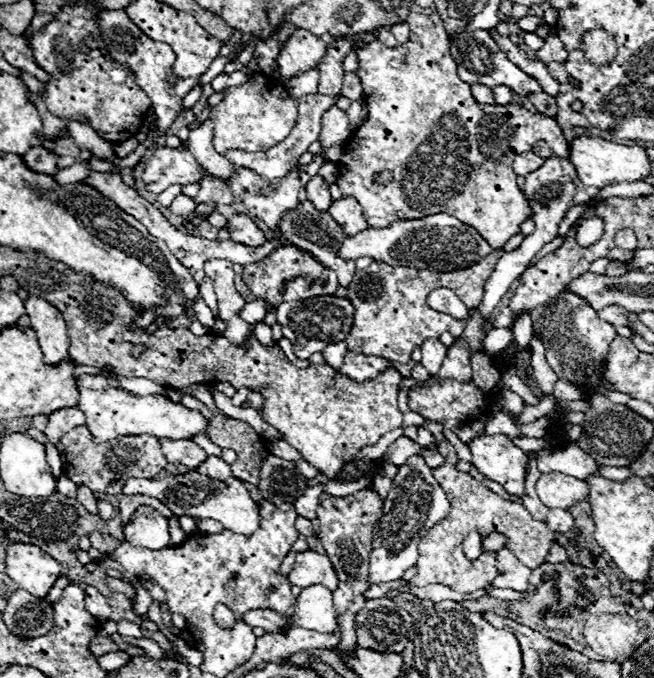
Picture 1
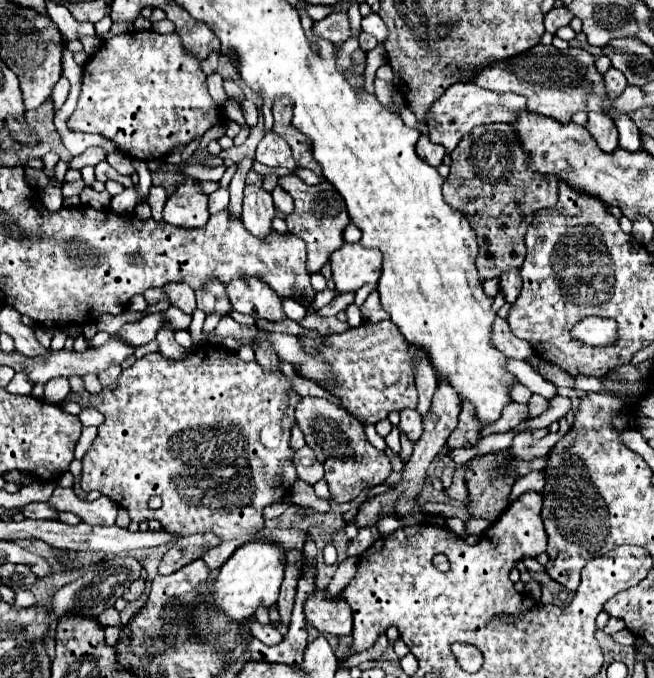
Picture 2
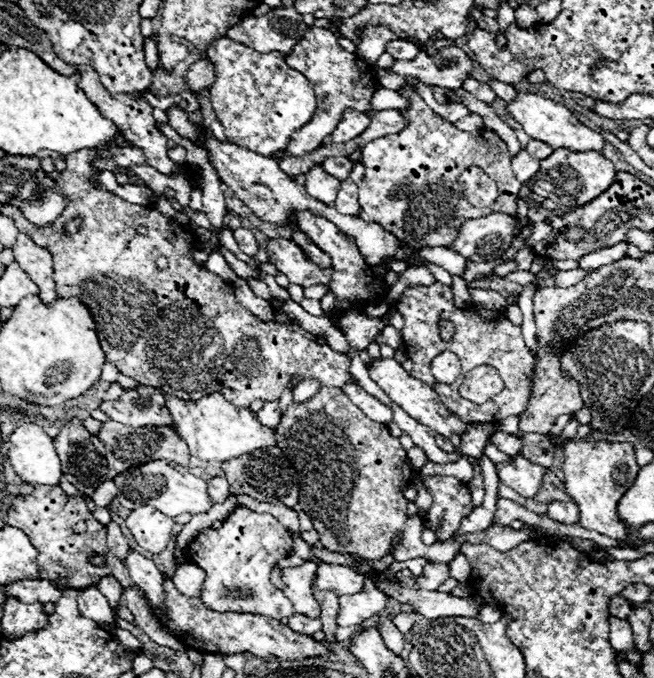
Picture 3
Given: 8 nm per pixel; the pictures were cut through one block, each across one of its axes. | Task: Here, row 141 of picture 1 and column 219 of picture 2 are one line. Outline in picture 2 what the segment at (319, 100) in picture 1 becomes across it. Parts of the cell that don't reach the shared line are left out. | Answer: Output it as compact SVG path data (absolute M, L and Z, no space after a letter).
M210 282L208 286L196 290L196 300L198 300L198 308L204 310L206 314L226 316L232 312L228 292L224 286L220 286L220 282Z

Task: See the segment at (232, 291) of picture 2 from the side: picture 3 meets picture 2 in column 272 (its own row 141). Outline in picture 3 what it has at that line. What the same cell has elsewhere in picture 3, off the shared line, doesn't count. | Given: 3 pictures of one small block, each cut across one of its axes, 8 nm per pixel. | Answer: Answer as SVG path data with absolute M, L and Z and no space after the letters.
M308 28L308 32L304 34L302 40L298 40L294 50L290 54L286 54L286 64L292 70L298 70L300 74L304 74L308 78L308 82L312 84L312 88L316 92L316 100L318 100L318 110L316 110L314 118L306 126L302 126L302 130L298 130L298 134L294 134L294 142L290 142L290 146L286 146L288 156L302 156L302 154L312 152L314 148L322 146L322 140L332 134L332 130L340 122L344 110L372 112L372 104L370 104L372 94L380 88L376 74L374 74L374 66L368 64L366 60L358 58L356 54L342 50L340 44L336 42L334 32L330 32L328 28Z

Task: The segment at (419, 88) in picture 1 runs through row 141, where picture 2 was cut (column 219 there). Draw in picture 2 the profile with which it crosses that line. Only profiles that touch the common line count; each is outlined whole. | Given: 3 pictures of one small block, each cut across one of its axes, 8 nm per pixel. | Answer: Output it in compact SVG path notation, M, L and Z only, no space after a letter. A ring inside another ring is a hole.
M222 346L196 348L196 352L192 352L186 360L180 360L180 362L168 362L160 354L148 354L148 356L140 358L140 360L136 360L134 366L130 366L128 370L122 370L118 386L112 388L112 390L104 388L98 398L92 396L92 394L86 394L84 398L78 398L78 396L70 394L68 398L76 400L80 406L84 406L84 404L86 406L94 406L106 416L104 424L98 428L98 436L96 436L92 448L84 454L84 468L82 468L82 478L80 478L82 490L84 492L98 490L100 494L108 496L110 500L114 500L116 504L126 508L130 512L132 522L136 522L136 524L154 518L170 534L182 534L182 536L184 534L196 534L196 532L212 532L212 534L216 534L222 540L222 544L218 544L218 548L212 548L212 554L204 554L204 562L210 568L220 568L240 544L248 542L252 538L252 534L262 530L262 524L264 524L262 510L268 504L276 502L276 500L288 498L288 492L290 492L294 480L298 478L296 470L294 470L294 464L292 464L294 450L290 450L290 430L294 426L296 392L292 392L290 382L284 378L282 372L264 372L258 362L242 362L232 350L228 352ZM152 496L160 496L162 498L162 506L158 510L150 510L148 508L148 500Z

